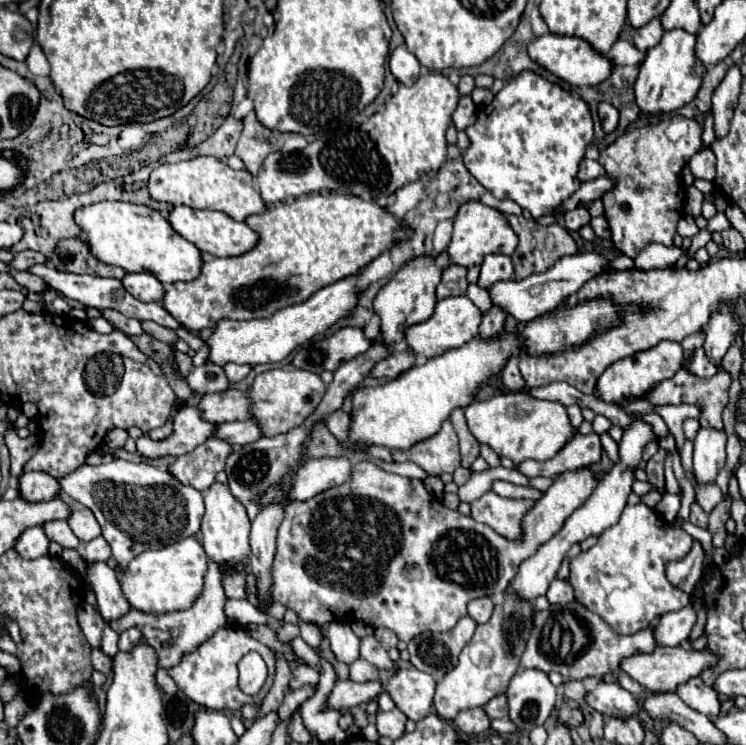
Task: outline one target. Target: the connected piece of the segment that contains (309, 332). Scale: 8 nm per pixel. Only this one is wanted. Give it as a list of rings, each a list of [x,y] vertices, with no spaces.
[[[359,274],[347,276],[337,280],[337,284],[323,286],[315,294],[311,294],[305,302],[285,306],[277,310],[271,318],[259,318],[259,320],[221,320],[215,326],[213,336],[207,340],[211,346],[211,356],[209,360],[213,364],[227,364],[227,362],[237,362],[237,364],[267,364],[267,362],[281,362],[285,356],[289,356],[295,348],[305,344],[317,334],[327,332],[333,324],[337,324],[343,318],[349,318],[357,306],[359,292],[353,292],[357,286]]]

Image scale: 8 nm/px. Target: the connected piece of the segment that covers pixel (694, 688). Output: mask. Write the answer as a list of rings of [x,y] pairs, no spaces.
[[[691,678],[689,682],[681,684],[677,688],[677,696],[687,704],[691,706],[693,710],[713,718],[719,714],[719,698],[717,698],[717,692],[707,686],[701,678]]]

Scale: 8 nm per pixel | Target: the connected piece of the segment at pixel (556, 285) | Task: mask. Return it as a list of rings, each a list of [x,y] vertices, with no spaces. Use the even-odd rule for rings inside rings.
[[[581,252],[575,256],[563,256],[549,272],[533,274],[521,282],[515,282],[515,280],[497,282],[489,290],[489,294],[491,294],[493,304],[501,304],[501,308],[505,308],[505,312],[509,312],[517,322],[529,322],[535,316],[541,316],[557,308],[557,304],[561,304],[567,296],[575,294],[587,280],[599,276],[607,268],[607,264],[609,260],[597,252]]]

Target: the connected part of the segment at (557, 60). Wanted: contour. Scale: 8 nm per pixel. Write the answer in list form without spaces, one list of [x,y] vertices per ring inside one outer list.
[[[543,34],[527,46],[527,54],[533,62],[537,62],[545,70],[553,72],[559,80],[563,80],[571,86],[597,86],[601,80],[609,78],[609,72],[613,68],[607,56],[601,56],[599,52],[595,52],[589,46],[589,42],[585,42],[581,38],[573,38],[573,36],[569,38],[569,36]]]

